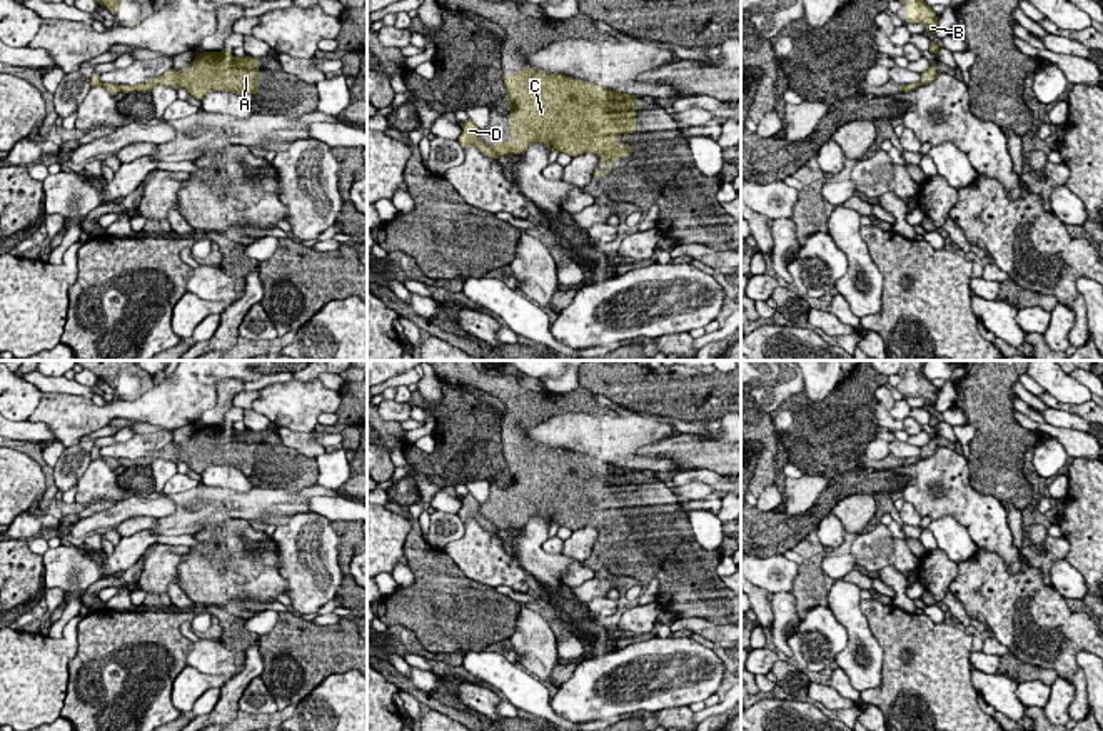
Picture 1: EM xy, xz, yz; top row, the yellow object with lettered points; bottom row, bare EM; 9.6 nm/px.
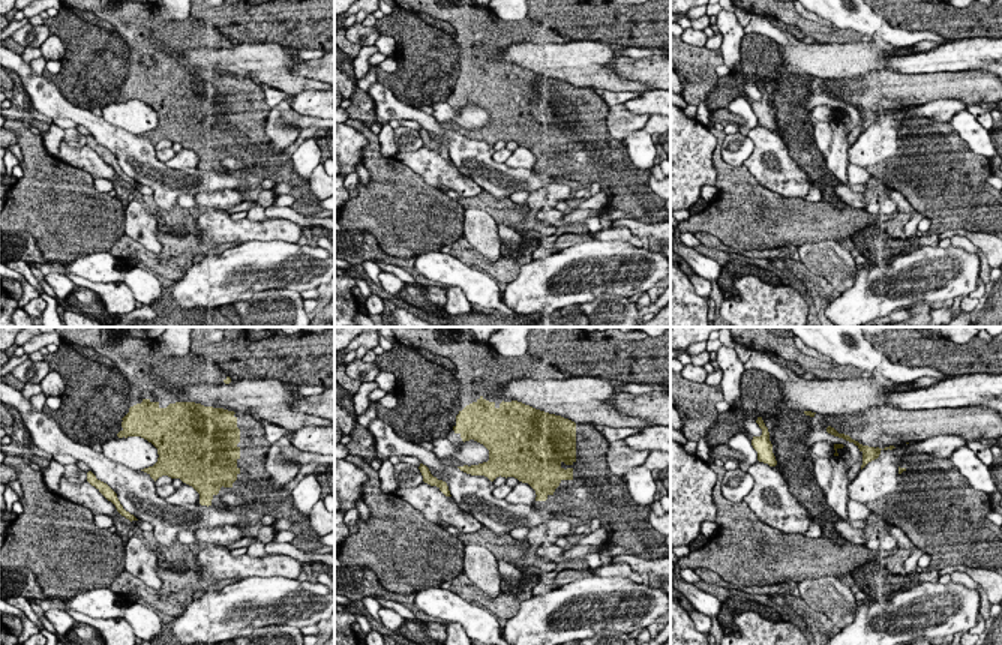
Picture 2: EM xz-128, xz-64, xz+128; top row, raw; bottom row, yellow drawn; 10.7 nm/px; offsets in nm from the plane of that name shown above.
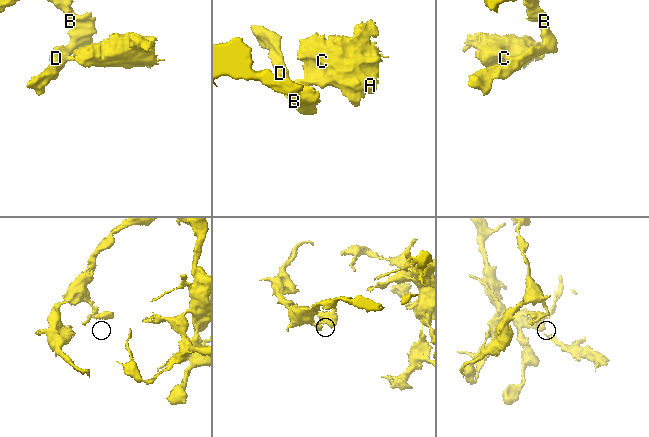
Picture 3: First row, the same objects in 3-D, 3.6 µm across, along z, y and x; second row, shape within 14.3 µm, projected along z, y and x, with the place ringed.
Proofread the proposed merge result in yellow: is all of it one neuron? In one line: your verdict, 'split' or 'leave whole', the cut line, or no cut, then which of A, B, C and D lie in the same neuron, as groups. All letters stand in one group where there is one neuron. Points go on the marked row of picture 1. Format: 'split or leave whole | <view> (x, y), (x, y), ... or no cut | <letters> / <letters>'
leave whole | no cut | A B C D

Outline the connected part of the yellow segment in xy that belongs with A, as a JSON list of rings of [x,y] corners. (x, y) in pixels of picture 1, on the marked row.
[[[204,52],[195,55],[194,62],[175,72],[167,70],[162,77],[139,85],[102,83],[100,73],[92,73],[90,85],[103,85],[112,95],[118,92],[152,92],[160,83],[172,88],[185,88],[192,97],[202,100],[212,90],[234,92],[244,100],[252,100],[259,92],[259,60],[249,55],[239,58],[232,52]]]

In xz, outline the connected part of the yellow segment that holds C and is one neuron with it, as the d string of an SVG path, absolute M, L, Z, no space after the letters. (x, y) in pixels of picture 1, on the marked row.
M531 67L502 75L502 80L509 95L511 140L489 147L479 137L481 129L466 120L459 137L464 149L474 145L491 159L524 154L534 142L571 157L596 152L602 157L604 170L596 170L592 177L602 177L614 160L632 152L616 139L624 134L627 140L636 134L636 95Z

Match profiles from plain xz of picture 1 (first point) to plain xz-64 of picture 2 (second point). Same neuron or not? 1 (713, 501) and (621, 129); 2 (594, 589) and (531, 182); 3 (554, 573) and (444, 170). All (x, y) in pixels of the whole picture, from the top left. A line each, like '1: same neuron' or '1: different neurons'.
1: same neuron
2: different neurons
3: different neurons

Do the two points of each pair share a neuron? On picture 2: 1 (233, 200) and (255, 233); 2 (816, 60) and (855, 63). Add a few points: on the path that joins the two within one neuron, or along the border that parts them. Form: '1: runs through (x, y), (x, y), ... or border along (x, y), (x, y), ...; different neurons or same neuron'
1: border along (225, 210), (204, 209), (201, 212); different neurons
2: runs through (825, 60), (846, 60); same neuron

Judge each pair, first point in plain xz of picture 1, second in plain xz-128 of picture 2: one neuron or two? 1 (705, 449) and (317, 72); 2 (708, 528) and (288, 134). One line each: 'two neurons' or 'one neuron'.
1: one neuron
2: two neurons

